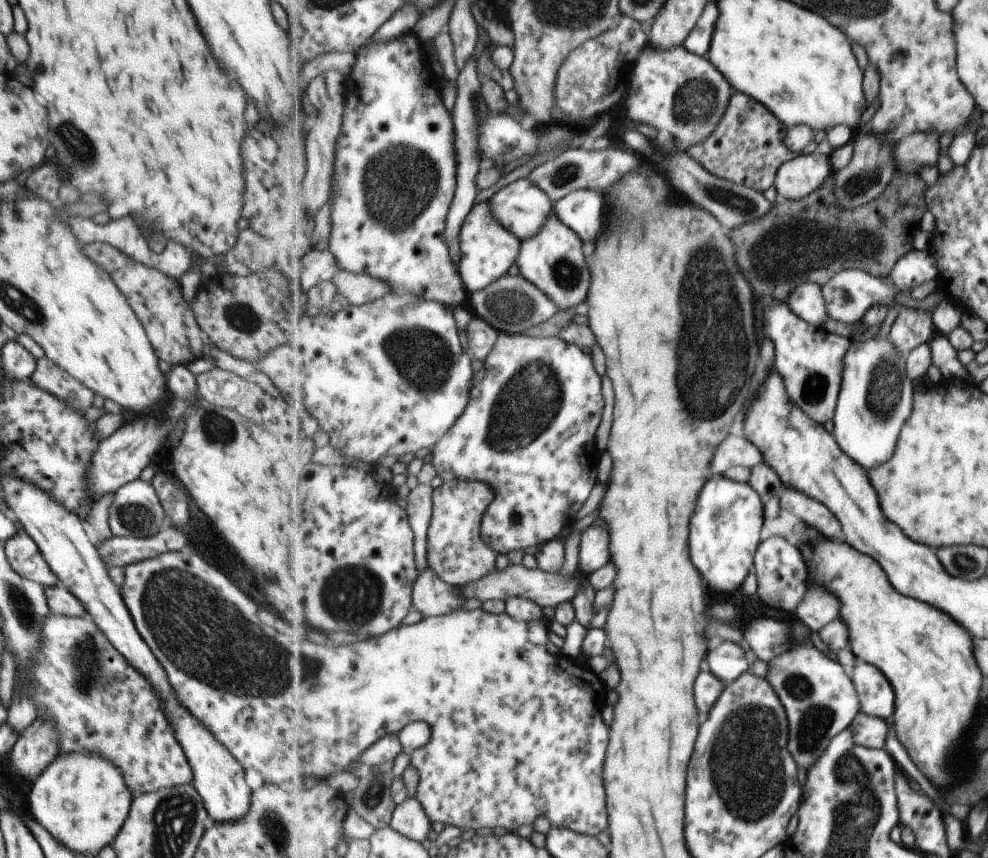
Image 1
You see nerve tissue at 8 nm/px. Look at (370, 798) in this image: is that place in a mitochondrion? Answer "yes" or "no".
yes

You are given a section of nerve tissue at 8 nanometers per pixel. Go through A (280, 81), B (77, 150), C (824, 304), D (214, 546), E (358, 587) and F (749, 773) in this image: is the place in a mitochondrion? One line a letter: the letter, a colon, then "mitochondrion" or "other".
A: other
B: mitochondrion
C: other
D: other
E: mitochondrion
F: mitochondrion

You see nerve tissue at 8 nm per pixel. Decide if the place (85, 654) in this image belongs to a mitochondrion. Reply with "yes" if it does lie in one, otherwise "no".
yes

